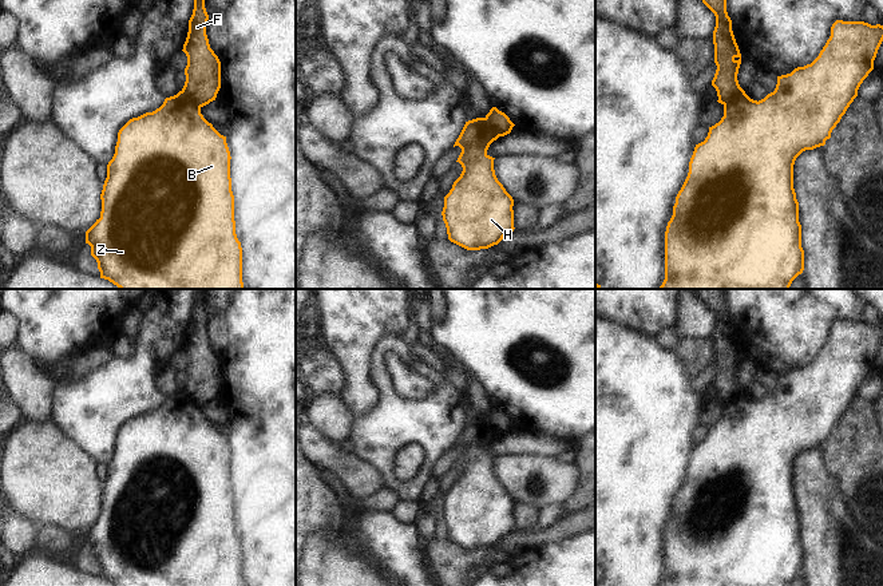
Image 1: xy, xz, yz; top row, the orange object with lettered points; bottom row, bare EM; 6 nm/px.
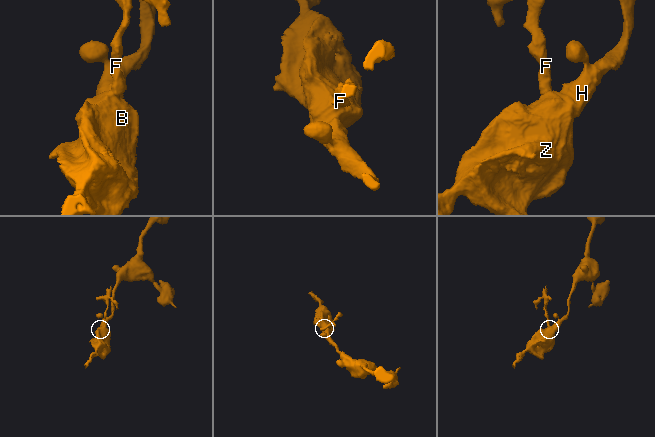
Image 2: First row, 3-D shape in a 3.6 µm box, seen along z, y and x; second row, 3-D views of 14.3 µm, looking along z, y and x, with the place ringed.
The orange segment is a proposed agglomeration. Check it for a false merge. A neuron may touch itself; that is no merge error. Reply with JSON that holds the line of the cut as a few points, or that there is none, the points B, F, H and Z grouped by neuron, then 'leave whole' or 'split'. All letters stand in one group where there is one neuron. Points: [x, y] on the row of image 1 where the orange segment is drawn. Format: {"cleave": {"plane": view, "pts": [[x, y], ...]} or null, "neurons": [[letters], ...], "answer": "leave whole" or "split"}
{"cleave": {"plane": "xy", "pts": [[182, 90], [200, 107]]}, "neurons": [["B", "H", "Z"], ["F"]], "answer": "split"}

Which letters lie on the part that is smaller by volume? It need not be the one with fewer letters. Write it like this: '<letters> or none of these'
F

